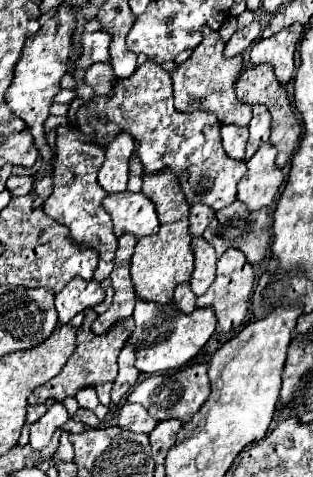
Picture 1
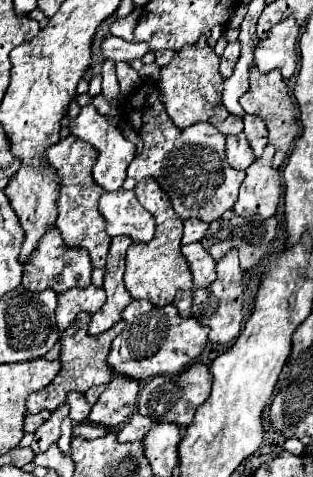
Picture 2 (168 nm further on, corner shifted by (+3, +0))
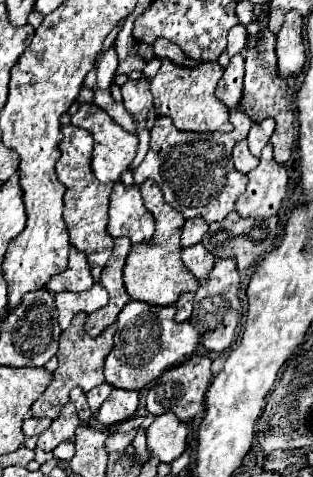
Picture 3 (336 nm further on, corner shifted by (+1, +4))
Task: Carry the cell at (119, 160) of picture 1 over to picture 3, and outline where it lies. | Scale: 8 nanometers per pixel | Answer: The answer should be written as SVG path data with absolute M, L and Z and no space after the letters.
M93 102L91 104L81 104L79 110L71 116L71 124L77 126L77 128L83 128L87 130L93 140L95 140L95 148L93 148L93 160L91 160L91 170L93 174L97 176L99 182L119 182L119 176L121 172L125 172L131 164L131 160L135 158L135 152L137 152L137 144L139 144L139 138L135 132L127 132L123 130L105 110L101 110L99 106L95 106Z

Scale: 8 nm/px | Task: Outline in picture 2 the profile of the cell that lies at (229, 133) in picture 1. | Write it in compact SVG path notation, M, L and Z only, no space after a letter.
M235 134L235 136L227 136L227 162L229 166L233 166L235 170L245 170L247 166L251 166L255 162L253 150L245 138L245 134Z

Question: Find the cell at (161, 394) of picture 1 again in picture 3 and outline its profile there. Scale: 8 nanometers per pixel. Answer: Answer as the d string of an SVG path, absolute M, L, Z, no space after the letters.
M191 356L181 366L169 368L165 374L161 374L153 382L153 386L149 388L149 392L145 396L145 406L147 406L149 414L153 414L153 416L173 412L179 420L189 422L199 412L203 412L203 400L205 400L205 392L211 384L211 378L213 378L211 360L207 356Z

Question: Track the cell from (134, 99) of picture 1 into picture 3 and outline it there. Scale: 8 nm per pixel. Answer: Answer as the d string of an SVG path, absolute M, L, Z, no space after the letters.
M241 106L231 112L234 130L220 132L179 132L169 118L157 118L157 126L151 130L151 146L139 168L133 170L135 184L153 180L163 190L165 202L179 210L185 218L201 216L207 224L221 222L231 210L235 200L247 188L247 176L237 172L231 160L231 150L237 142L246 138L253 122L247 118Z

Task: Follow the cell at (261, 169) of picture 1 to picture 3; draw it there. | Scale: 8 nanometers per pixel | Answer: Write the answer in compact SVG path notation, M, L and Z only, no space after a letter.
M271 144L261 154L261 164L251 170L247 190L237 198L237 212L243 218L269 218L279 212L281 200L287 192L287 172L283 164L273 160Z

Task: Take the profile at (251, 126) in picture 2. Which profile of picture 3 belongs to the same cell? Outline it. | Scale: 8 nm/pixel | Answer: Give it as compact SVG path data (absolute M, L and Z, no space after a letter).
M267 118L265 122L251 126L251 130L249 130L249 134L247 134L247 142L249 142L249 150L251 150L255 156L261 154L263 146L269 142L273 130L275 130L273 118Z

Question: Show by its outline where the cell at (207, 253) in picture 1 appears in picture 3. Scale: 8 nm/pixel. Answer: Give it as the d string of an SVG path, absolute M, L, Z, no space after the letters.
M195 244L195 246L191 246L191 248L183 248L183 250L181 250L181 260L183 260L183 264L187 266L187 270L189 270L197 280L207 278L207 276L209 276L209 270L211 270L213 264L215 264L213 254L209 254L209 252L203 248L203 244Z

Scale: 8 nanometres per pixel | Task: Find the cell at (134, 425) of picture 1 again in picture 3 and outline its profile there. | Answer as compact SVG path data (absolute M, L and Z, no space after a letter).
M129 430L129 432L115 432L115 434L109 434L107 440L105 440L105 450L107 452L115 452L115 450L125 450L131 446L131 440L135 436L135 430Z

